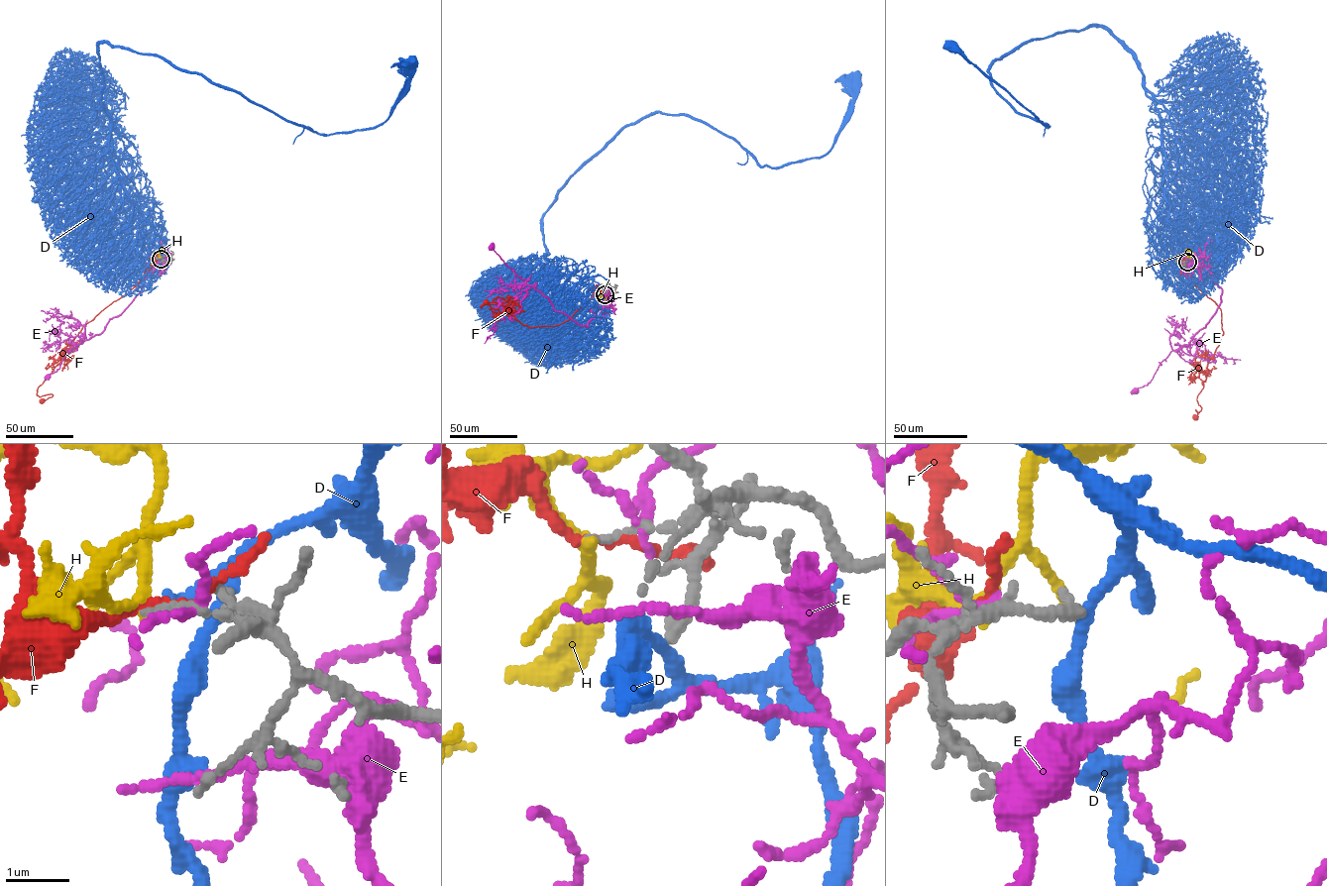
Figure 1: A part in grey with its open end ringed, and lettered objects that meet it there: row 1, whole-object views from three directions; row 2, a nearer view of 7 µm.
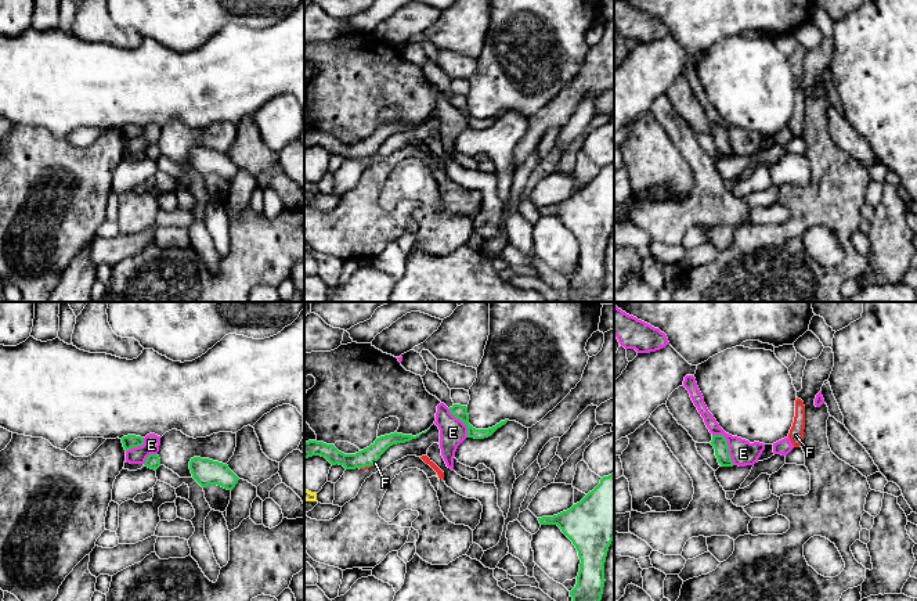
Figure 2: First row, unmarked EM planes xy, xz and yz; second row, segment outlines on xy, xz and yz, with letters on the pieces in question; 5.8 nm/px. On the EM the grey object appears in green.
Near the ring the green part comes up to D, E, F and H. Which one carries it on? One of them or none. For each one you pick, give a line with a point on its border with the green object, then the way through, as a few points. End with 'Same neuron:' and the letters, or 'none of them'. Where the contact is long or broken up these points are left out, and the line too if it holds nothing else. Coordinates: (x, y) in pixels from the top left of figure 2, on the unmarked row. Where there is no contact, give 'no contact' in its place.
Same neuron: none of them

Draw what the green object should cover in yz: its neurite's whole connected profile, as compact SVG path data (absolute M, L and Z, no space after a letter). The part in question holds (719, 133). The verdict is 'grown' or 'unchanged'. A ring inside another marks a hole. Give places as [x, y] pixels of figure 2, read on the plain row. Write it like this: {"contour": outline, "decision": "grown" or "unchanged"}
{"contour": "M714 125L711 134L715 138L715 145L722 156L733 156L732 147L729 144L728 130L723 125Z", "decision": "unchanged"}

